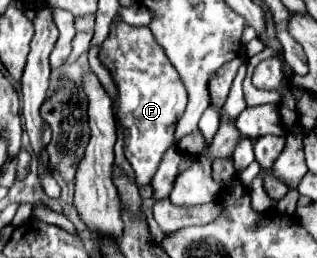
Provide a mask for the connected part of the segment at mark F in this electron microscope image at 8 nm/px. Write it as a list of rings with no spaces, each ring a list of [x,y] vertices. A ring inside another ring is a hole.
[[[122,20],[112,22],[110,34],[102,42],[98,58],[108,68],[118,90],[114,110],[124,132],[126,160],[136,172],[138,186],[148,186],[164,150],[172,144],[174,124],[184,114],[188,102],[186,88],[148,26],[130,26]]]

